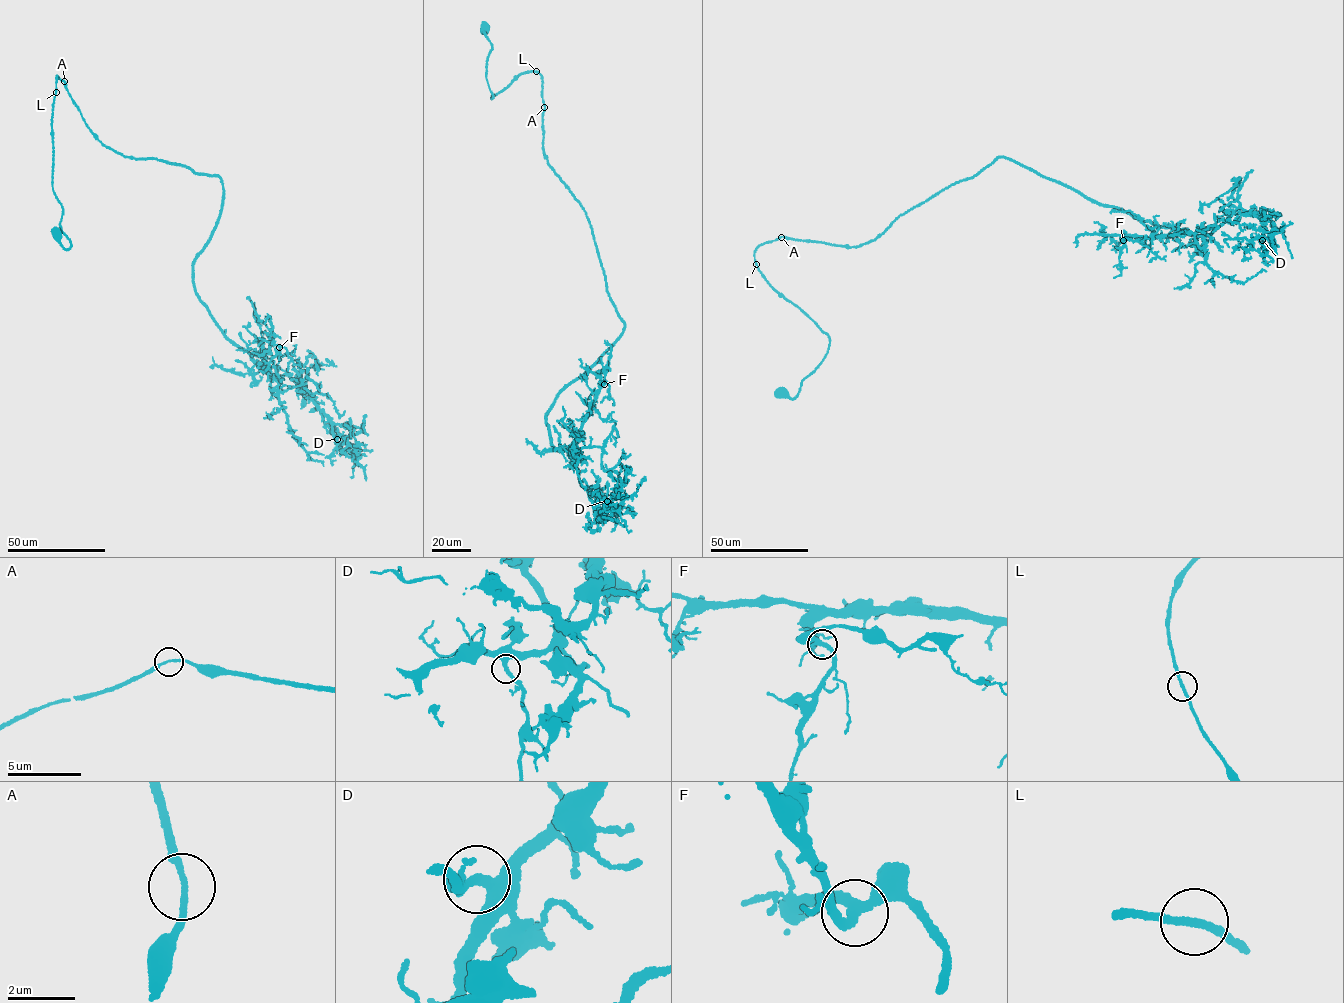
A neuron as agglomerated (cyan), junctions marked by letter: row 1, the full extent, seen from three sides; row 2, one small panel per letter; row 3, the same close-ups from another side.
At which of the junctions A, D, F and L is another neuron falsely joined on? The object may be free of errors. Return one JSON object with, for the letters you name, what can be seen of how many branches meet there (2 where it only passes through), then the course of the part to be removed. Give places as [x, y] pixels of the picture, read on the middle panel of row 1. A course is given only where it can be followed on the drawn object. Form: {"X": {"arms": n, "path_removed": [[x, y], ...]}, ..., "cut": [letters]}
{"cut": []}

